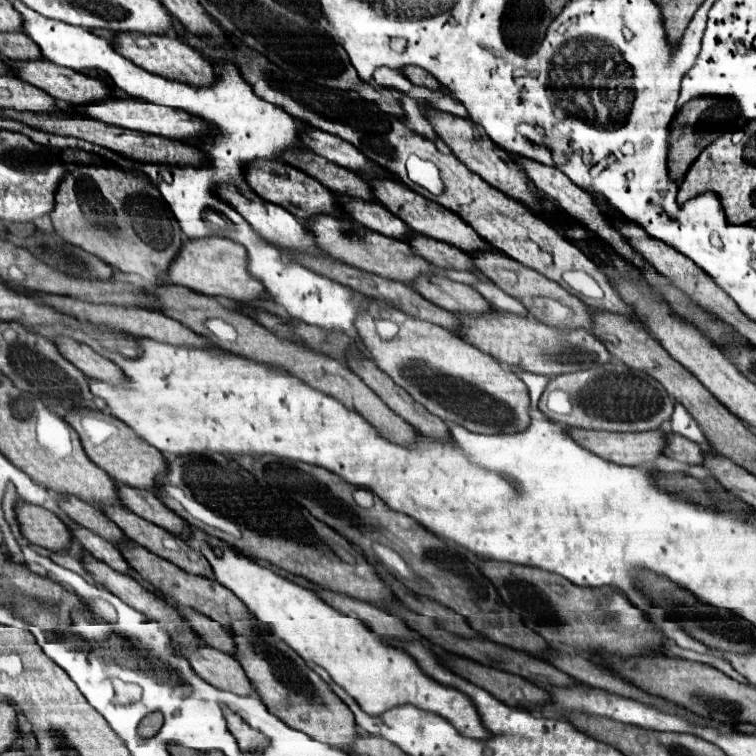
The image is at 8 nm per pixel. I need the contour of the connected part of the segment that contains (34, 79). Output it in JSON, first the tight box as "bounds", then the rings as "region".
{"bounds":[7,60,109,106],"region":[[[7,60],[7,66],[13,72],[13,76],[17,76],[19,80],[29,82],[31,86],[35,86],[35,88],[51,94],[53,98],[57,98],[61,102],[67,102],[71,106],[89,104],[89,102],[95,102],[95,100],[109,98],[109,88],[101,80],[89,78],[89,76],[85,76],[81,72],[71,70],[71,68],[57,66],[57,64],[49,62],[49,60]]]}

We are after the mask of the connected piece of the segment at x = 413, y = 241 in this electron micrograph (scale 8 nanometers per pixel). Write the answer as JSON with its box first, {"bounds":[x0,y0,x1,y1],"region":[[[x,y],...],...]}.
{"bounds":[407,230,475,270],"region":[[[411,230],[411,234],[407,234],[407,244],[423,258],[427,258],[427,262],[439,266],[439,268],[455,268],[455,270],[471,270],[475,268],[471,256],[467,256],[467,252],[451,246],[451,244],[443,244],[435,238],[427,238],[425,234],[415,234]]]}

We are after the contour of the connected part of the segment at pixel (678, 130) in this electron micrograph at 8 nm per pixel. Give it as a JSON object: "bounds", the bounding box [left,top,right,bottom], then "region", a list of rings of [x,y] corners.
{"bounds":[669,98,739,184],"region":[[[697,98],[687,102],[675,116],[671,136],[669,136],[669,168],[671,178],[677,180],[677,184],[683,180],[685,172],[689,170],[691,162],[719,136],[725,132],[733,130],[733,124],[739,120],[739,108],[731,100],[721,100],[721,98]]]}

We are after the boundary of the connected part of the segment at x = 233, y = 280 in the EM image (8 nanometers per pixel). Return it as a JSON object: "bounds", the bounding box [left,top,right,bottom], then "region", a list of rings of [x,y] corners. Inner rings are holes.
{"bounds":[163,236,265,302],"region":[[[223,236],[193,238],[183,242],[179,258],[167,268],[167,274],[163,274],[163,282],[179,284],[205,296],[225,296],[235,302],[251,302],[263,298],[265,296],[263,286],[259,286],[259,282],[249,276],[245,266],[247,266],[247,254],[241,244]]]}

